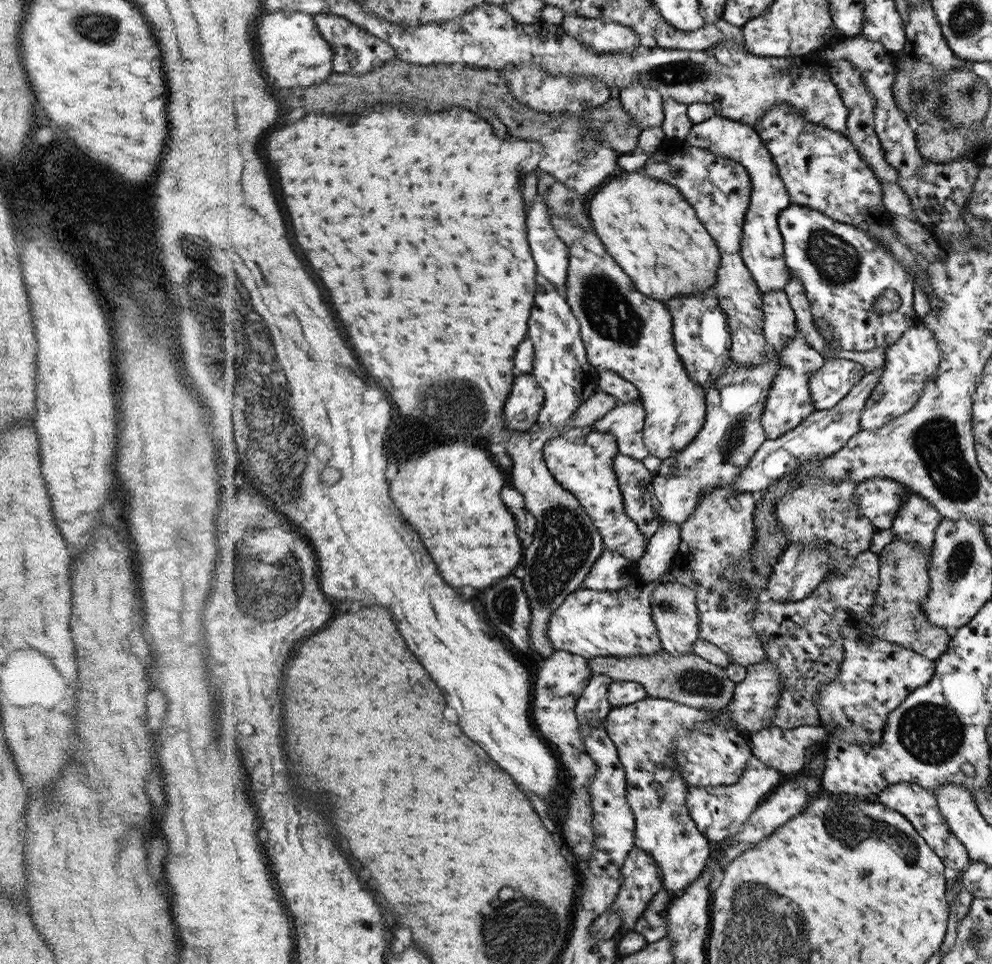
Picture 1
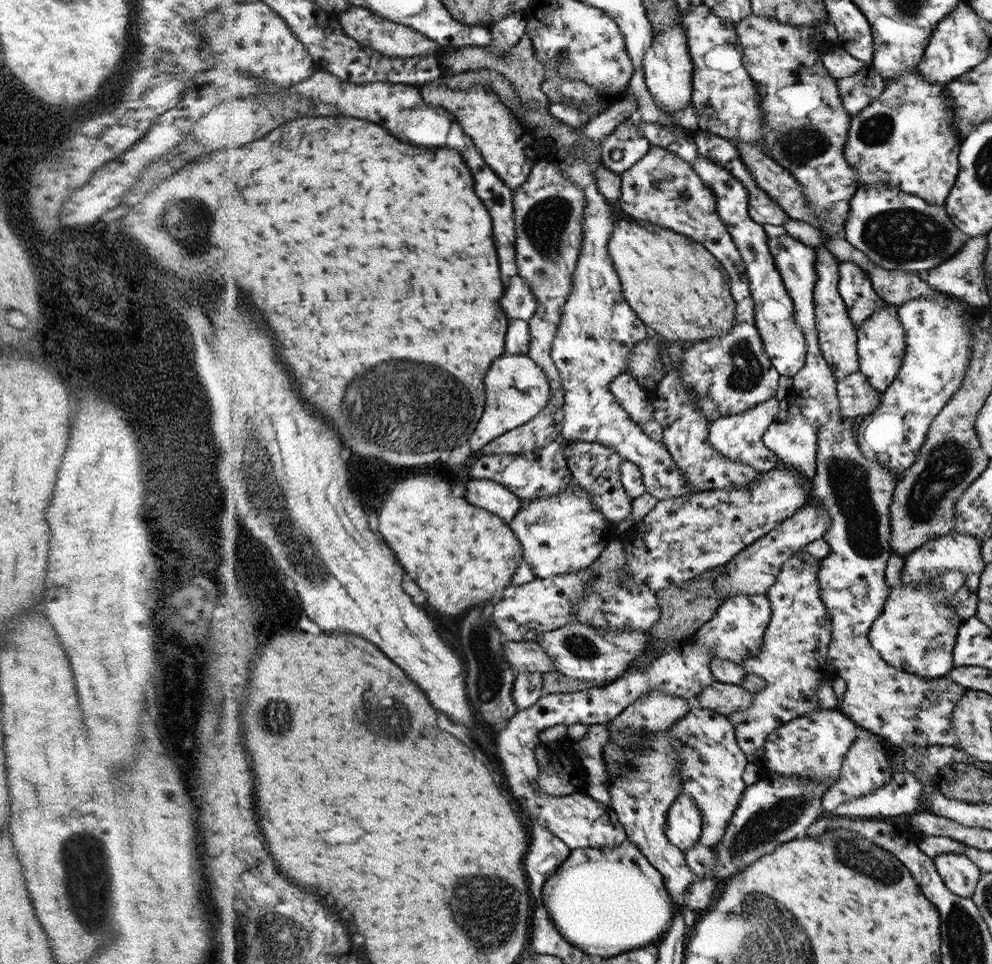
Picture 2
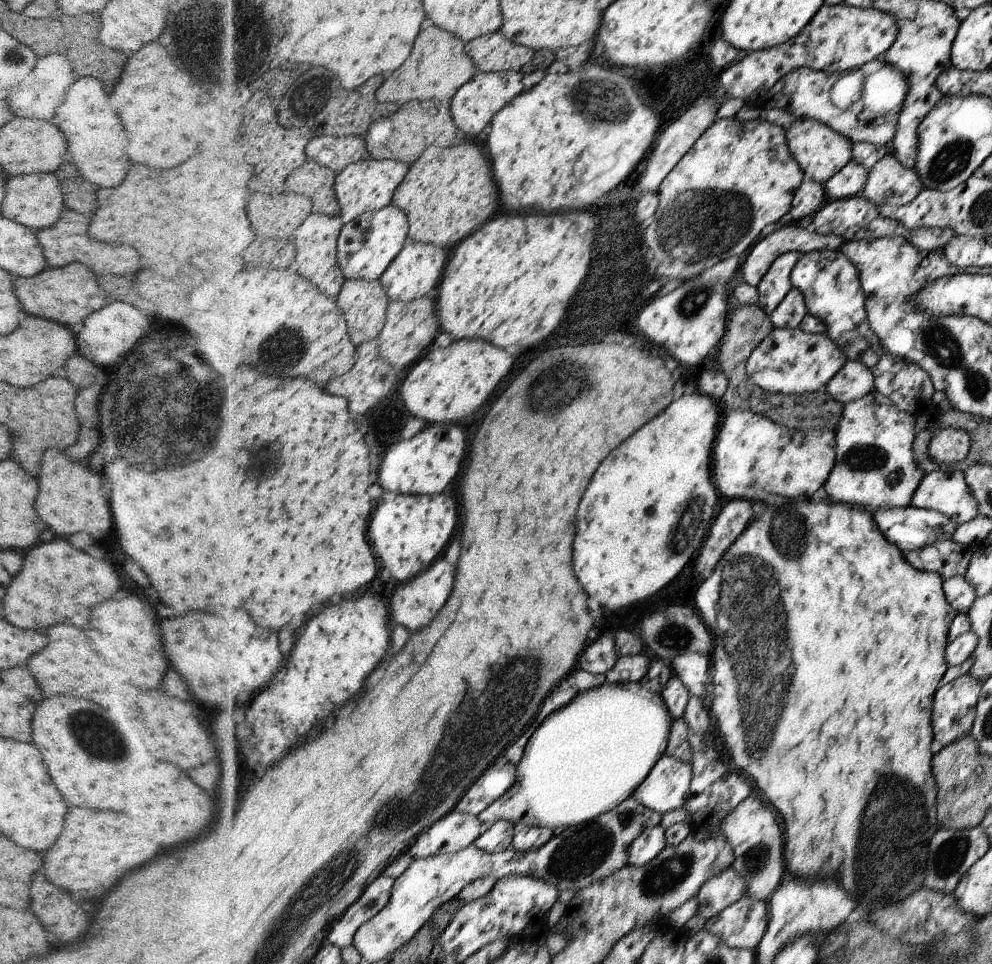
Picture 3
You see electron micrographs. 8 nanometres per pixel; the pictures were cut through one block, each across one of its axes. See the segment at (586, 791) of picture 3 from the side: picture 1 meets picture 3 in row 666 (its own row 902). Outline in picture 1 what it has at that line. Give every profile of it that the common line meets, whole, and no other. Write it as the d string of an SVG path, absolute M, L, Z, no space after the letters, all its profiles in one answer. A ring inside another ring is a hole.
M662 888L653 896L647 910L643 912L642 919L638 920L633 928L641 934L648 943L658 942L667 935L668 923L665 917L674 895Z

